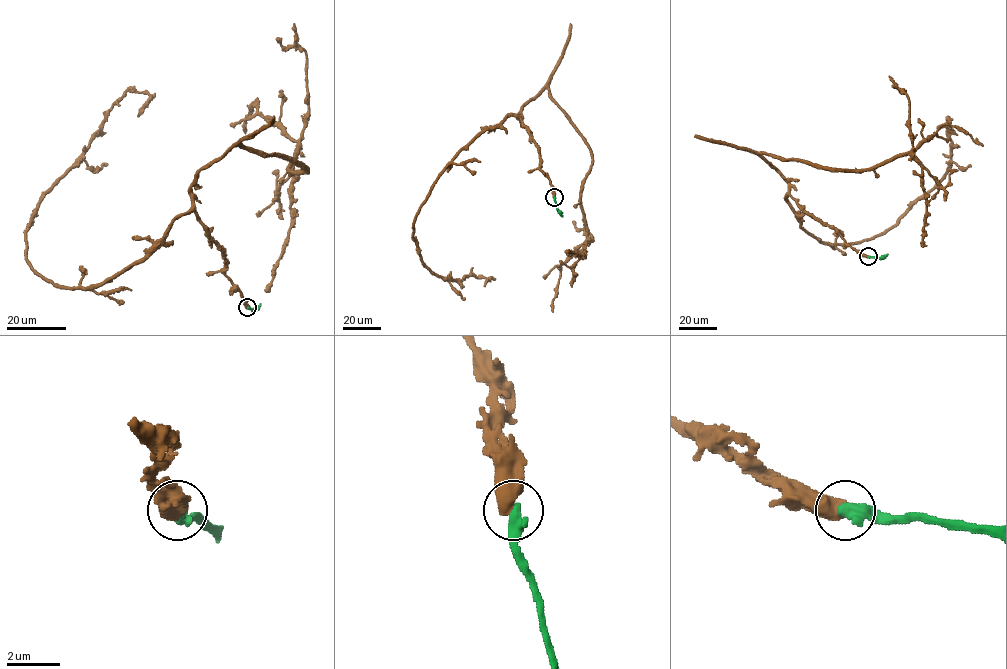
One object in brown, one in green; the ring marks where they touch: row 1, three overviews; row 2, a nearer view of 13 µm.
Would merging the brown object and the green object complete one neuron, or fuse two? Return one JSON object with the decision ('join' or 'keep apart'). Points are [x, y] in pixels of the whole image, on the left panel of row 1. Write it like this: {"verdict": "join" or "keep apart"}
{"verdict": "join"}

